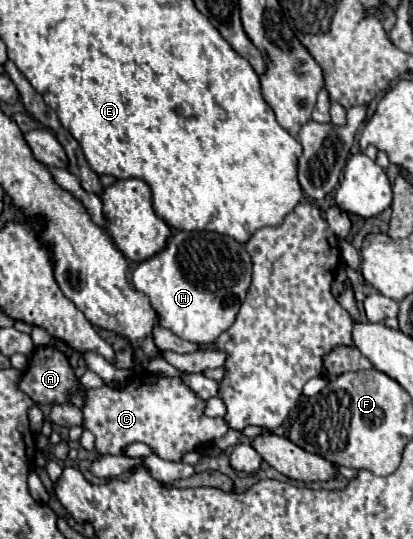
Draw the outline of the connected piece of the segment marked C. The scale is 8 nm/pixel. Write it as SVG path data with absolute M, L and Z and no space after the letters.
M141 372L135 374L127 386L123 388L109 388L101 386L95 390L85 392L83 396L83 424L95 434L95 448L99 456L107 454L121 454L121 450L127 444L133 442L143 442L153 448L153 452L163 458L163 460L175 460L179 462L181 454L195 450L199 444L213 442L221 438L229 428L223 418L209 418L205 416L205 400L197 398L179 378L169 378L169 376L155 376L151 372Z

